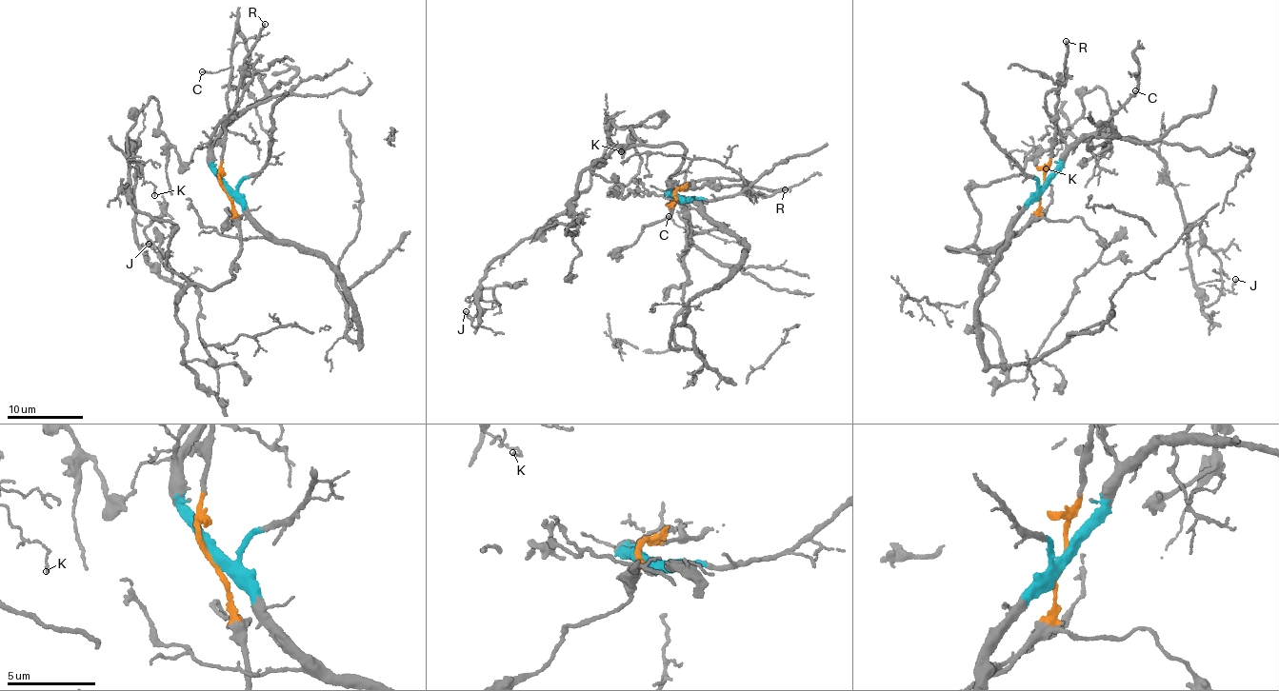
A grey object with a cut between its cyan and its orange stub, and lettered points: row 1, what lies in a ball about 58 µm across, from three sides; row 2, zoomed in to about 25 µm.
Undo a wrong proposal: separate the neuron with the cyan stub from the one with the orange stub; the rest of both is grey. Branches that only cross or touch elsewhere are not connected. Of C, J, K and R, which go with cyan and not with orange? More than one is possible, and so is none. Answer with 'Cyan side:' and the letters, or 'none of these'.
Cyan side: C

